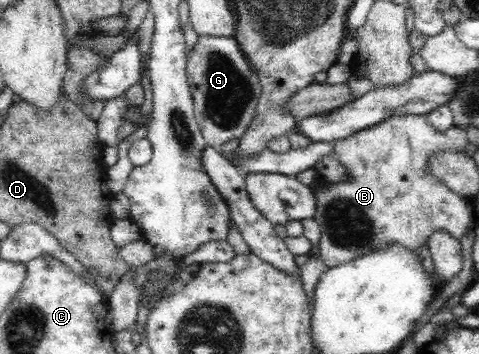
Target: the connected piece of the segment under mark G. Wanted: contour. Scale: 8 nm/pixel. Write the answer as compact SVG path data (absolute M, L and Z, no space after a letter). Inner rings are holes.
M198 35L197 42L190 52L187 52L185 72L187 85L190 87L193 96L195 119L200 127L205 144L220 151L222 144L239 138L250 126L262 94L261 82L249 66L249 62L246 61L244 53L242 53L234 37Z

